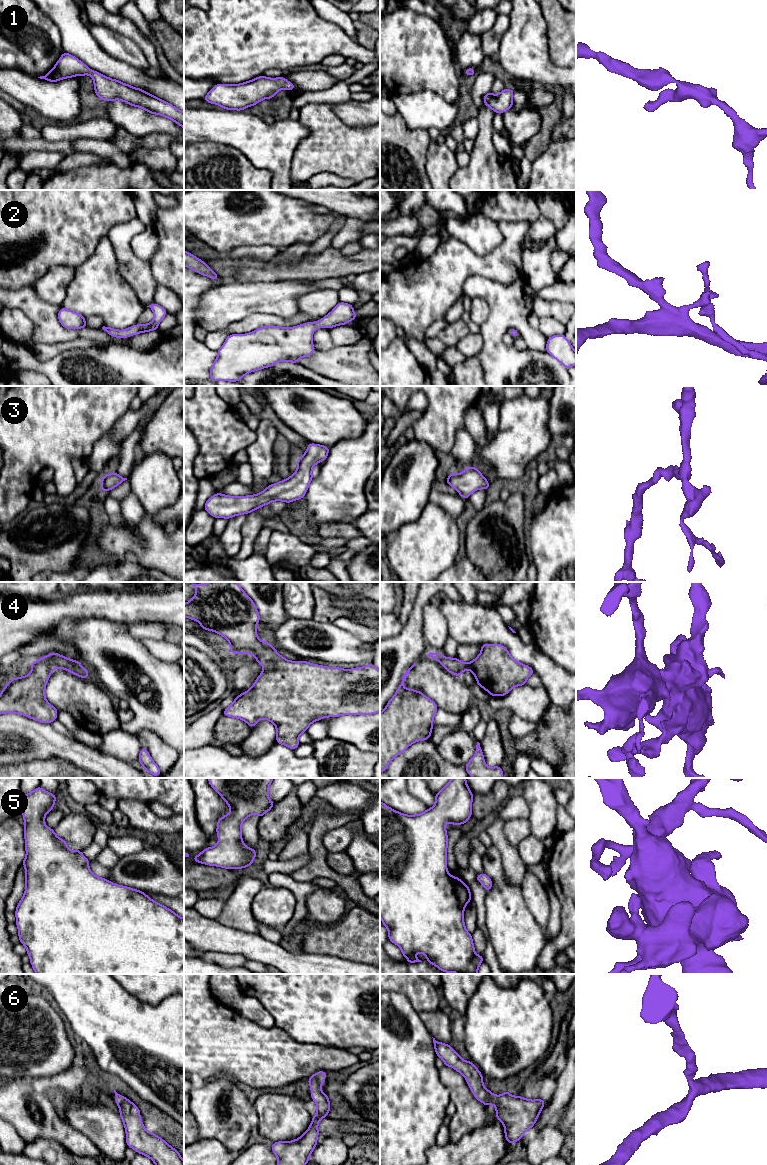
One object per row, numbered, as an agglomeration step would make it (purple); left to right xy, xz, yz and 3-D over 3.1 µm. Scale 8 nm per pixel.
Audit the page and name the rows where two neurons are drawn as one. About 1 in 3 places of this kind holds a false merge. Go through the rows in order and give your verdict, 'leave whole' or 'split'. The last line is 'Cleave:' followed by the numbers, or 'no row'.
1: leave whole
2: leave whole
3: leave whole
4: leave whole
5: leave whole
6: leave whole
Cleave: no row

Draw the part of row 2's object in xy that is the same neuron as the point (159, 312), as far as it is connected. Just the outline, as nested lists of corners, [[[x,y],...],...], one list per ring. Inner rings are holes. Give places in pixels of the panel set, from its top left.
[[[153,302],[151,305],[147,307],[150,307],[154,313],[154,319],[151,323],[142,324],[142,325],[136,324],[125,330],[116,330],[114,328],[105,327],[105,326],[103,326],[102,329],[112,337],[117,337],[122,339],[139,333],[158,330],[159,323],[164,318],[164,316],[168,313],[168,311],[165,308],[156,304],[155,302]]]

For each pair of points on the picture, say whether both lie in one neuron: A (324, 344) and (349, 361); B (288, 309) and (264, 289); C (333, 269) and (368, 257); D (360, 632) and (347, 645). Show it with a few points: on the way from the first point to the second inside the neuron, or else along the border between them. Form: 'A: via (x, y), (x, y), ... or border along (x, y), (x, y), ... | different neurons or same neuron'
A: border along (335, 345), (327, 350), (316, 349) | different neurons
B: via (282, 303), (270, 295) | same neuron
C: via (342, 266), (359, 263) | same neuron
D: border along (335, 625), (367, 642) | different neurons

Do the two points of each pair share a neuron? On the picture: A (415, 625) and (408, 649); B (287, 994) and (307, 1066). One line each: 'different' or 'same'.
A: same
B: different

